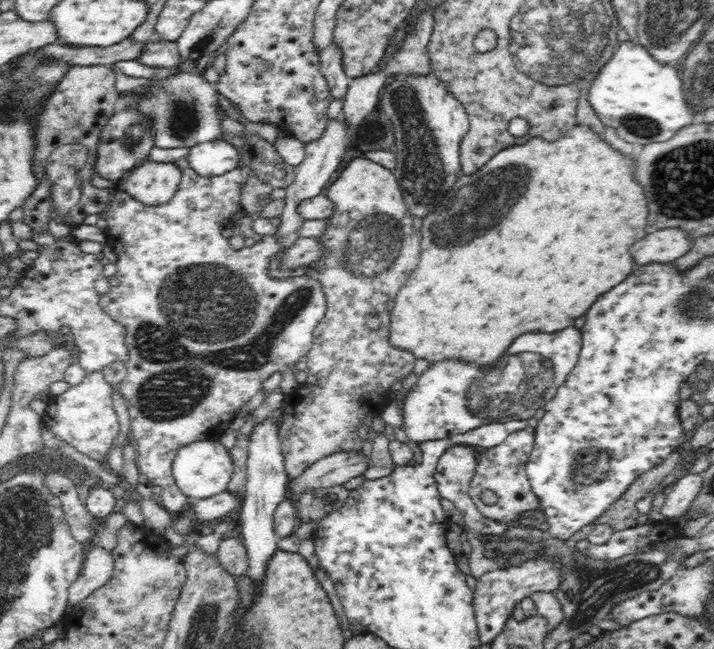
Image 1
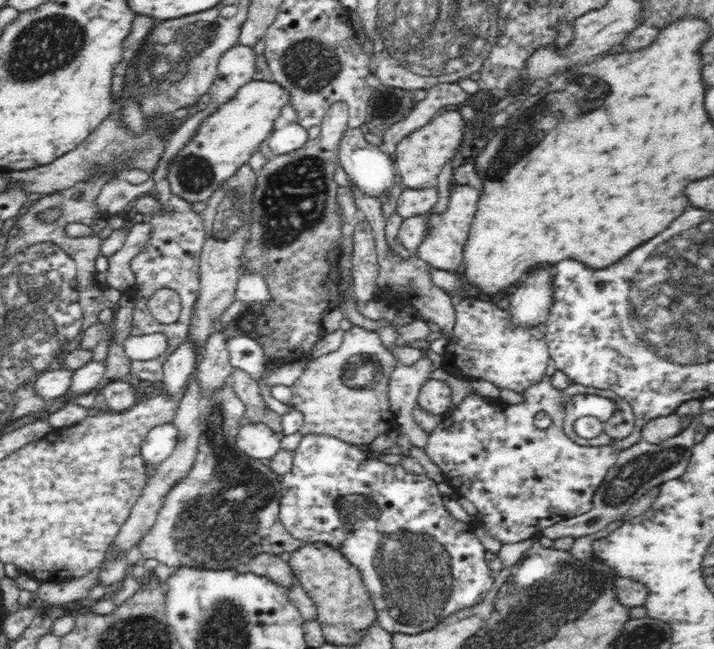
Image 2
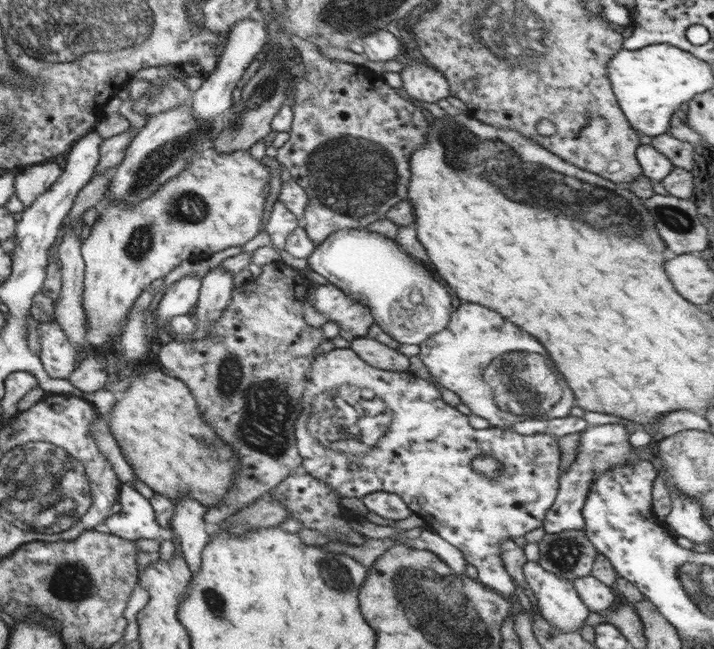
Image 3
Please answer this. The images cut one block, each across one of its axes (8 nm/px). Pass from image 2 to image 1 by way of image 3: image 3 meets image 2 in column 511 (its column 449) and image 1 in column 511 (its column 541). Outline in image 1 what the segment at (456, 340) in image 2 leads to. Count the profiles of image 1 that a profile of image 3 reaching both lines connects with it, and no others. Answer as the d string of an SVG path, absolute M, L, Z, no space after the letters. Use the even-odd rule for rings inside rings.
M572 326L551 333L528 332L518 336L518 340L508 346L506 354L493 367L482 367L460 359L444 359L432 363L420 374L416 386L402 394L401 426L411 442L420 443L464 434L484 424L528 419L538 408L543 408L545 402L550 400L566 381L578 362L581 346L581 332Z

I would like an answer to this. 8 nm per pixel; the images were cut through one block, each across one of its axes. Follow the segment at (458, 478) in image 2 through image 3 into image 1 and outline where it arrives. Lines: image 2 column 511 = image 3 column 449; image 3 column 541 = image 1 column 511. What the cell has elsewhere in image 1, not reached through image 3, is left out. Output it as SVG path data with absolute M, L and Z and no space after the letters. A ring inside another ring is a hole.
M526 428L513 432L502 444L492 448L479 447L475 454L475 471L469 488L470 498L476 508L489 520L509 526L518 526L523 518L524 512L530 510L541 510L540 499L534 494L529 478L525 471L525 464L528 462L535 442L535 428ZM484 490L492 490L498 501L495 504L485 504L480 499Z

